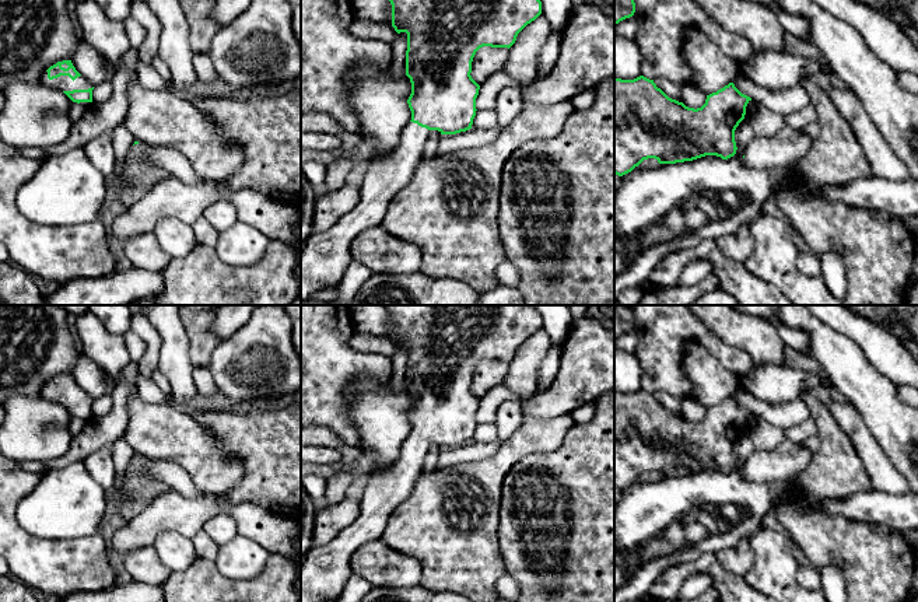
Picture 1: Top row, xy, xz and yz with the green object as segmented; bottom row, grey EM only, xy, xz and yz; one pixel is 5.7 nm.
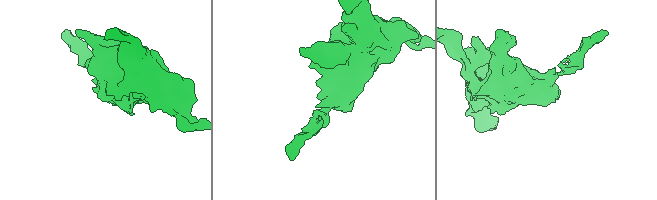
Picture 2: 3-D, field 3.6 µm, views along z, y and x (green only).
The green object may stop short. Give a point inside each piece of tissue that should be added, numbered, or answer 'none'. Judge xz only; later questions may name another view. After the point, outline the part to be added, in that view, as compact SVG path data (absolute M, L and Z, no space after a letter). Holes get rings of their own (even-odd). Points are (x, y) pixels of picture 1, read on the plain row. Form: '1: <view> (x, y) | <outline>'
1: xz (326, 569) | M410 435L392 469L368 475L358 518L339 536L313 546L305 556L301 566L301 602L337 602L351 575L350 559L360 546L382 539L390 514L409 500L431 463L430 445Z

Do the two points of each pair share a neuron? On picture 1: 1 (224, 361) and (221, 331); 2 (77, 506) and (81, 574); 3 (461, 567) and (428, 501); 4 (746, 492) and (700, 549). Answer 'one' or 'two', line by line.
1: two
2: two
3: one
4: one

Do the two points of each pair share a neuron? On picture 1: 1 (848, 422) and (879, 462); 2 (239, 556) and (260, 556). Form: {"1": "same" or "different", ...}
{"1": "same", "2": "same"}

